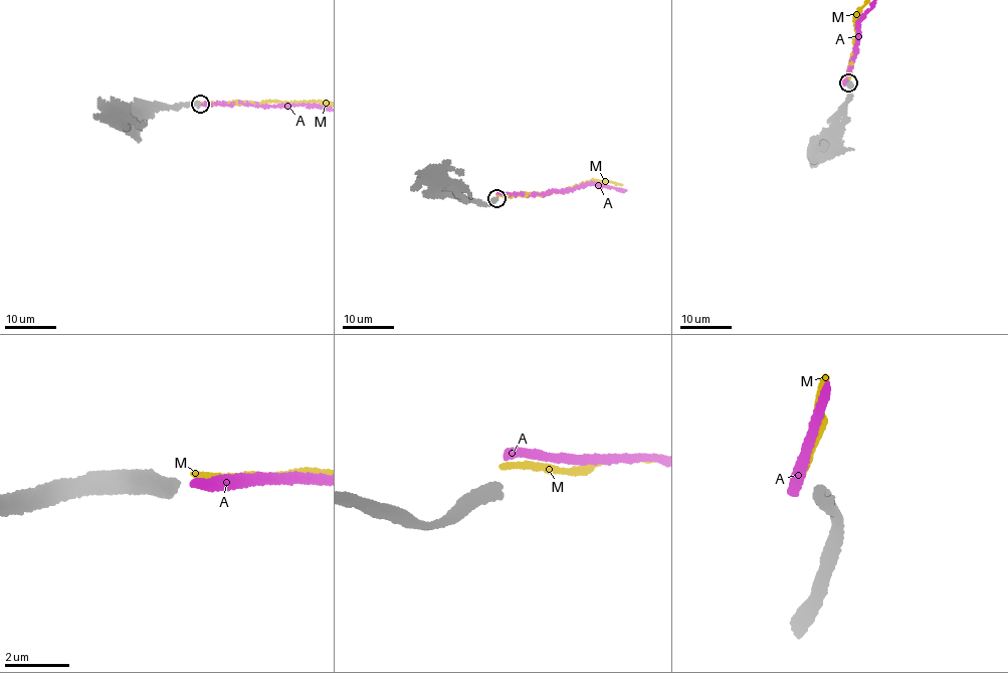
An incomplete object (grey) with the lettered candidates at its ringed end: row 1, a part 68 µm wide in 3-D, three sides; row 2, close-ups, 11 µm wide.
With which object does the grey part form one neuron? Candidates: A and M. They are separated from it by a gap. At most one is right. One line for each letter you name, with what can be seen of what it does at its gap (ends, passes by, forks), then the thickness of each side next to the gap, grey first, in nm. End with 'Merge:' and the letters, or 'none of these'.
Merge: none of these

